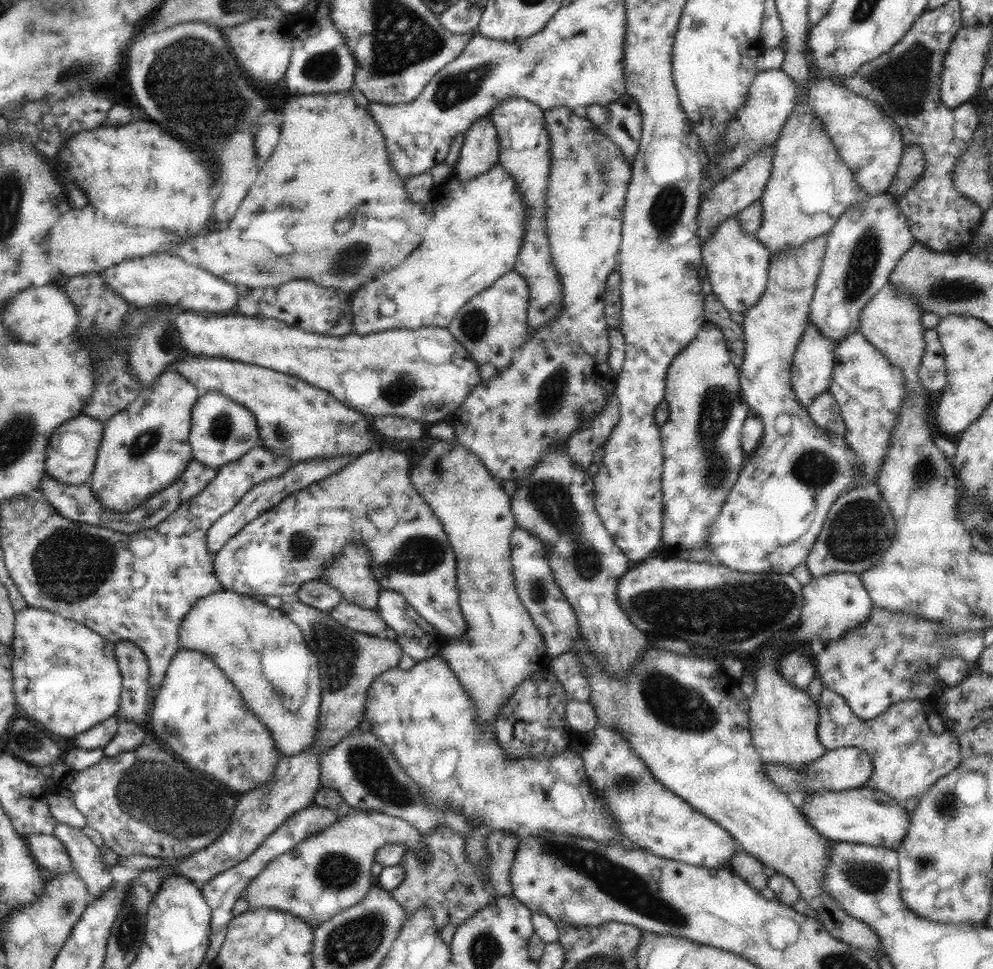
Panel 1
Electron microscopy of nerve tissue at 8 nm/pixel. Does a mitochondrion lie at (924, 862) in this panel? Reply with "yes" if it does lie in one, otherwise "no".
yes

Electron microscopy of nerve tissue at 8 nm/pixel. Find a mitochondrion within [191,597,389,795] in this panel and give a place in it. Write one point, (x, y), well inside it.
(338, 655)

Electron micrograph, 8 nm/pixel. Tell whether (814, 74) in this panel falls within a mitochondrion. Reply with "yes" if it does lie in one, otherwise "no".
no

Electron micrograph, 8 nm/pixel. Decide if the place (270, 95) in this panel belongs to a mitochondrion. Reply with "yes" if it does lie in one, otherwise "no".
no

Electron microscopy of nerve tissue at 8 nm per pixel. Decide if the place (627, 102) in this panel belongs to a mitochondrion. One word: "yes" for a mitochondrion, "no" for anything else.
no

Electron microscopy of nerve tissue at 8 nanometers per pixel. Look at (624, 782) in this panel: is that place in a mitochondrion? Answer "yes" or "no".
yes

